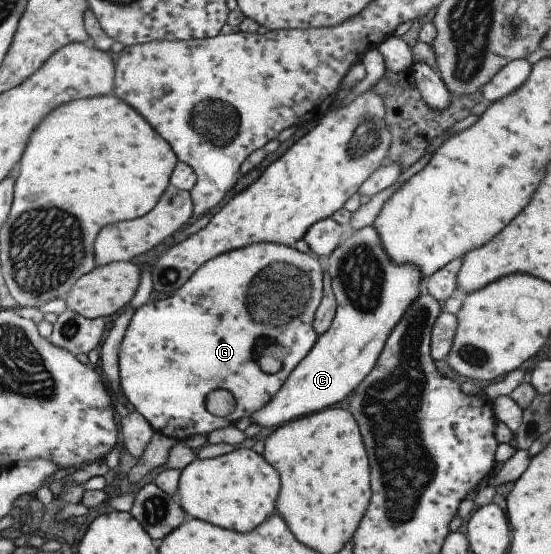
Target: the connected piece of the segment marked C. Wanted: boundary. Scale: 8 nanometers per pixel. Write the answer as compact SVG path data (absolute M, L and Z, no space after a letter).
M372 225L358 230L348 230L348 237L339 241L327 256L327 274L330 289L335 297L334 317L328 329L316 338L312 349L290 372L282 387L264 407L250 415L252 423L260 427L266 427L266 429L278 427L297 417L323 410L324 407L330 407L334 403L340 403L370 373L384 347L388 334L400 321L404 310L423 290L420 270L414 264L395 264L384 251L380 238Z

